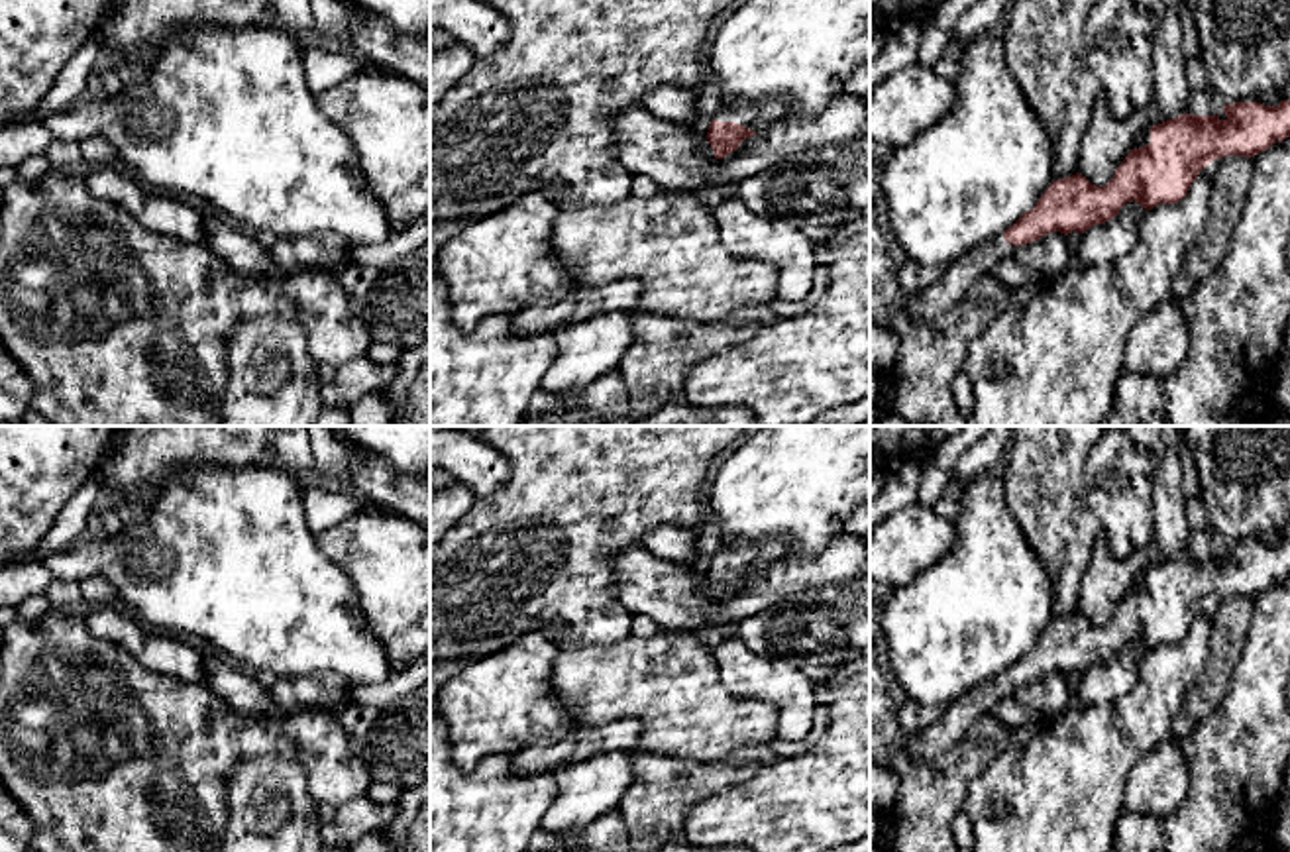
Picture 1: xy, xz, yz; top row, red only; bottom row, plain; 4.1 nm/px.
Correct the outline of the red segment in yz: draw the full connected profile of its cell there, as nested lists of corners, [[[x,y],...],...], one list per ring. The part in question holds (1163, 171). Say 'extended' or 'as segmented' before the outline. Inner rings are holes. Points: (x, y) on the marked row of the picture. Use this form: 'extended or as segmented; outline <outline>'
extended; outline [[[1290,100],[1278,106],[1261,102],[1225,104],[1225,120],[1217,116],[1182,114],[1151,128],[1151,143],[1131,153],[1117,167],[1113,179],[1105,186],[1092,185],[1080,173],[1052,181],[1033,210],[1025,212],[1011,228],[992,240],[976,245],[970,253],[948,267],[944,277],[923,291],[909,294],[909,312],[915,320],[927,322],[944,314],[944,310],[982,275],[1009,257],[1015,247],[1033,243],[1047,234],[1072,232],[1084,234],[1092,226],[1113,220],[1127,202],[1139,202],[1145,210],[1158,204],[1180,202],[1198,175],[1215,159],[1239,155],[1255,157],[1276,141],[1290,137]]]

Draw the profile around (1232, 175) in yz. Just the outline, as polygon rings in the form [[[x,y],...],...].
[[[1229,155],[1209,163],[1211,196],[1209,220],[1200,241],[1186,255],[1186,275],[1204,281],[1217,269],[1233,238],[1233,228],[1245,208],[1253,179],[1249,157]]]

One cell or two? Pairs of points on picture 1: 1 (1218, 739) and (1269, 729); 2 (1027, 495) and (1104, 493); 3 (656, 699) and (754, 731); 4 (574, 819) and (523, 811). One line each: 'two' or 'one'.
1: one
2: two
3: one
4: two

